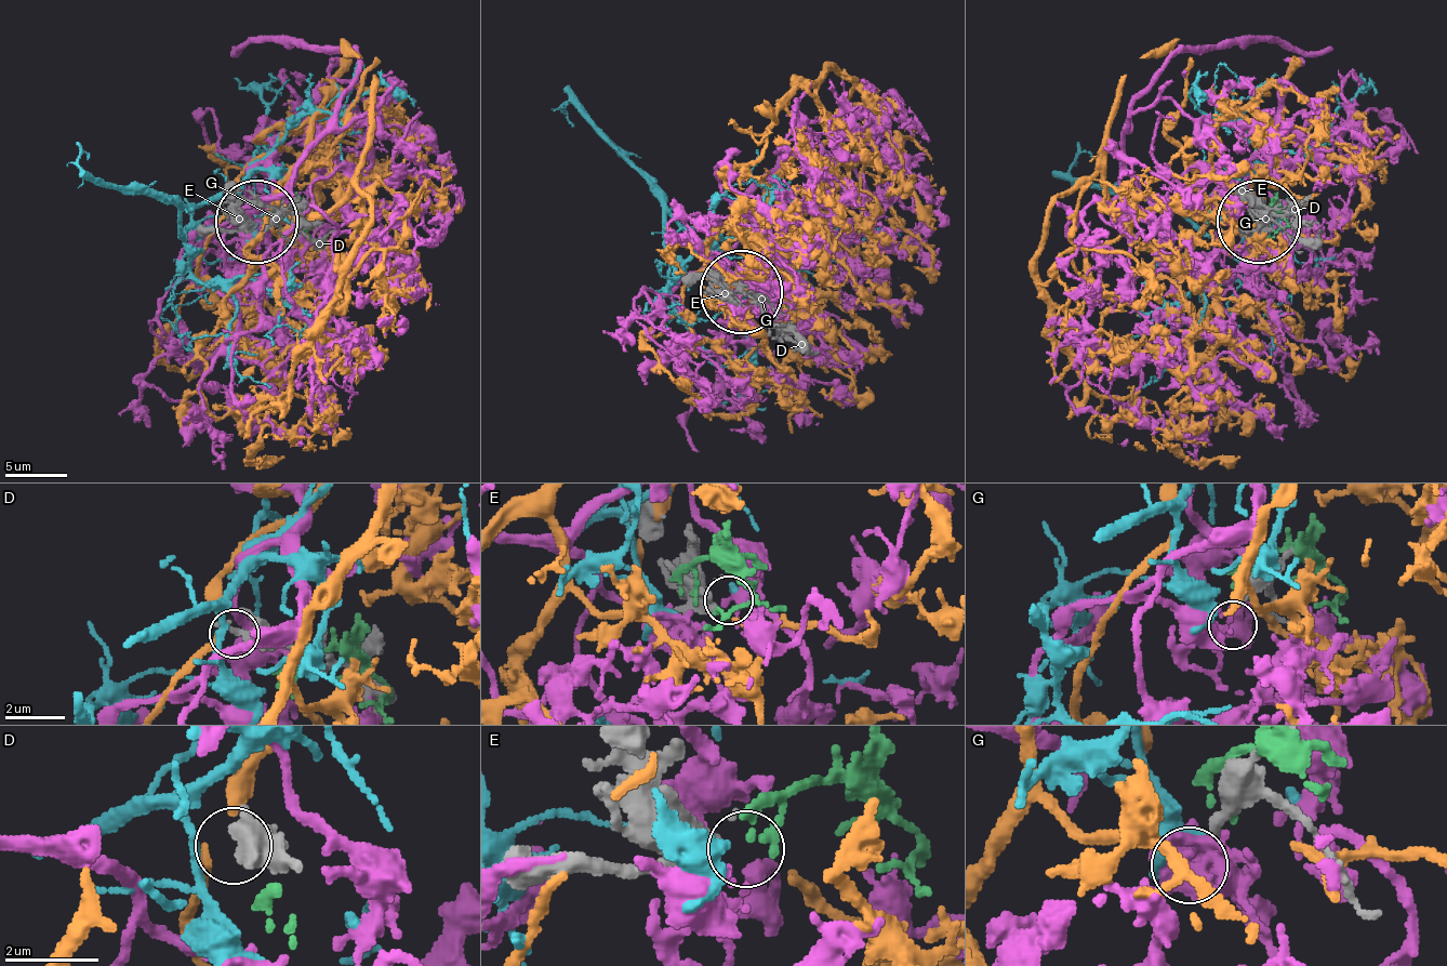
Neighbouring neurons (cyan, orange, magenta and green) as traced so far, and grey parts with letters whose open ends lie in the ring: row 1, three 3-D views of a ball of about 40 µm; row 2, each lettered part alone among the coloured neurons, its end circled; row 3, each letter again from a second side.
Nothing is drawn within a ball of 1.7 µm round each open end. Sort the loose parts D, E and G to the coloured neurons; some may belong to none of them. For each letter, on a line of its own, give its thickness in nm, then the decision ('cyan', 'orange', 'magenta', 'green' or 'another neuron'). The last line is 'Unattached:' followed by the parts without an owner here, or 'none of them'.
D: 440 nm | orange
E: 440 nm | another neuron
G: 220 nm | another neuron
Unattached: E, G

